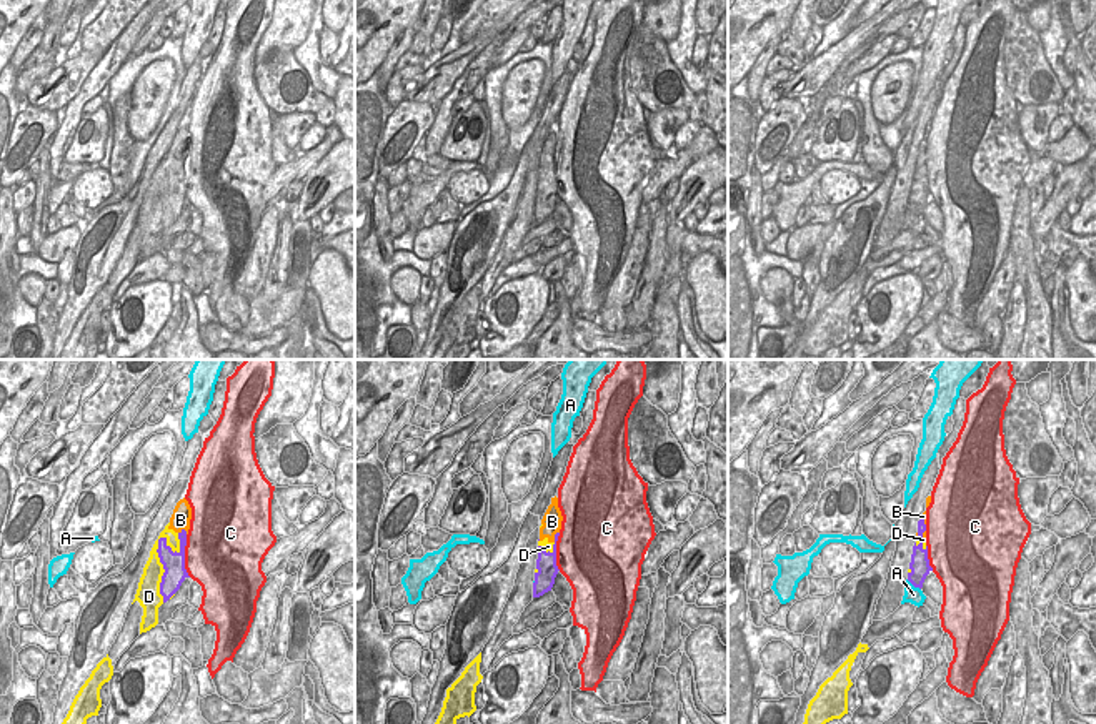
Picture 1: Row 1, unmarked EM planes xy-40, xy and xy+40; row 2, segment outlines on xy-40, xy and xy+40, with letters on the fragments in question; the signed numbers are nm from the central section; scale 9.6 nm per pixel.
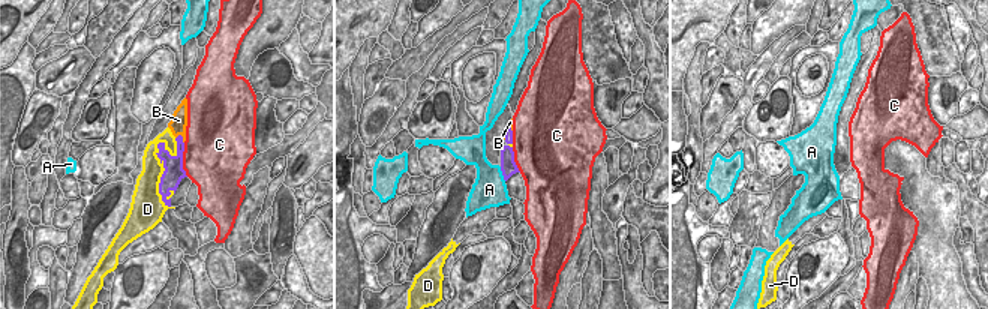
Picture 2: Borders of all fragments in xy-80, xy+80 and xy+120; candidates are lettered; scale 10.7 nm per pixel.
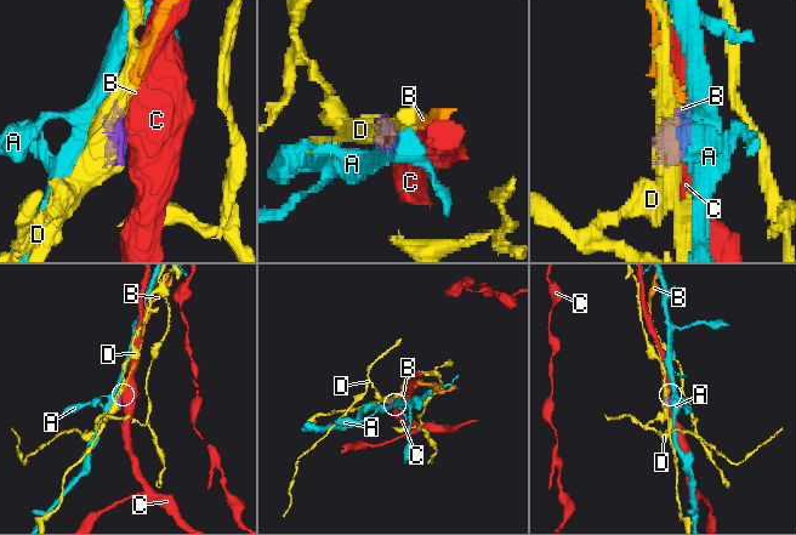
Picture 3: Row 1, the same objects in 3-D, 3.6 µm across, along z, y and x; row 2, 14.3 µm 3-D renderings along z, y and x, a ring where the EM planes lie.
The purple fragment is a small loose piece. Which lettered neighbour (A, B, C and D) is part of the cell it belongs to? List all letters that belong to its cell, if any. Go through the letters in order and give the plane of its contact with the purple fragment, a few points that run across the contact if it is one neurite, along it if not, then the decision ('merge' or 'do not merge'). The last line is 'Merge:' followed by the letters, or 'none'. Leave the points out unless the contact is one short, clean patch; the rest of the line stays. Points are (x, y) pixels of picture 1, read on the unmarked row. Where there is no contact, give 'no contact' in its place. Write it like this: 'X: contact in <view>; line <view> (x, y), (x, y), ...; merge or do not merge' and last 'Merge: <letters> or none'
A: contact in xy+40; line xy+40 (906, 207), (920, 217); do not merge
B: contact in xy-40; line xy-40 (162, 170), (179, 180), (184, 157), (180, 147); merge
C: contact in xy-40; do not merge
D: contact in xy-40; do not merge
Merge: B

